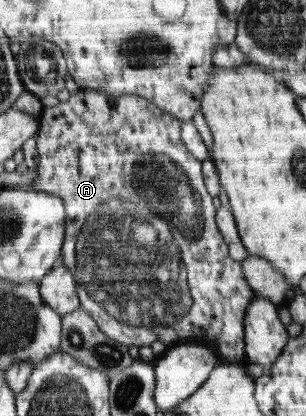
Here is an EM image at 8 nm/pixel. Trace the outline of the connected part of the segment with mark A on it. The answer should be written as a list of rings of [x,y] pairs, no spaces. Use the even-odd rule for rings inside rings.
[[[80,86],[78,92],[70,95],[67,101],[61,101],[53,107],[45,106],[39,119],[40,127],[36,135],[39,165],[36,171],[37,177],[35,177],[31,189],[52,194],[64,201],[68,217],[67,225],[65,225],[64,249],[59,262],[65,265],[76,278],[76,293],[79,295],[80,309],[91,315],[98,328],[109,339],[126,346],[150,346],[154,341],[161,341],[167,345],[185,345],[187,341],[199,341],[217,349],[221,359],[225,359],[229,363],[246,362],[245,314],[254,303],[256,293],[242,273],[241,262],[235,261],[229,256],[227,244],[217,229],[215,207],[211,201],[212,195],[205,191],[205,185],[203,185],[203,163],[198,161],[185,147],[181,138],[181,120],[171,113],[167,115],[167,111],[147,98],[137,95],[111,97],[107,93],[99,93],[89,87]],[[141,261],[143,261],[143,273],[135,273],[137,267],[123,267],[123,265],[141,265]]]

